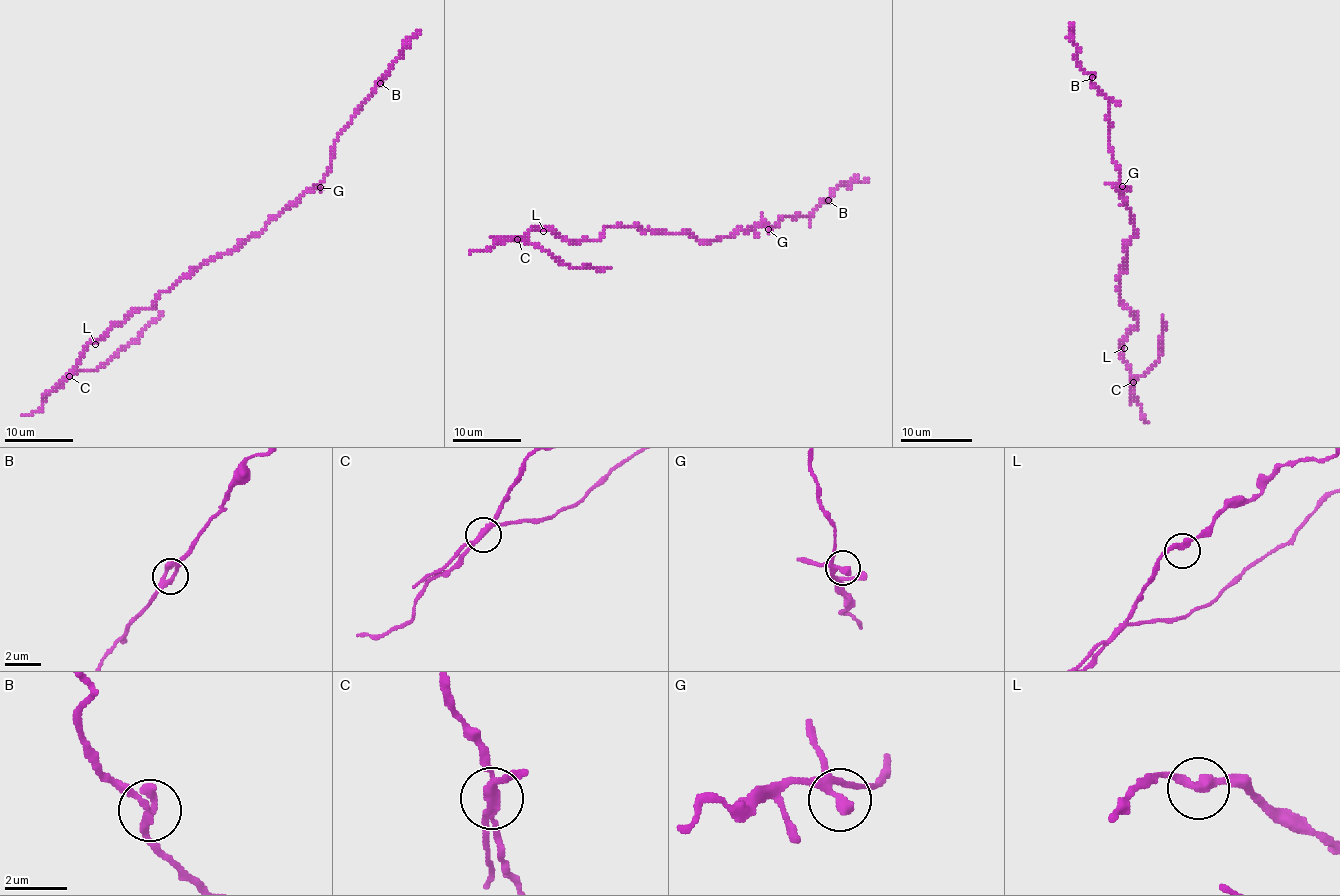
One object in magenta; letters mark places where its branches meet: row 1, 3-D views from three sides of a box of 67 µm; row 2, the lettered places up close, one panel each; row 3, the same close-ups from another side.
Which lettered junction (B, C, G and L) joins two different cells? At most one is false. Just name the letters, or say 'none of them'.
C

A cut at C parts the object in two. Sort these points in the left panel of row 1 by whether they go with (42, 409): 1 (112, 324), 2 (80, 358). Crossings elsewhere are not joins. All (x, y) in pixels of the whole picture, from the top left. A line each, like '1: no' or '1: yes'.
1: yes
2: yes

